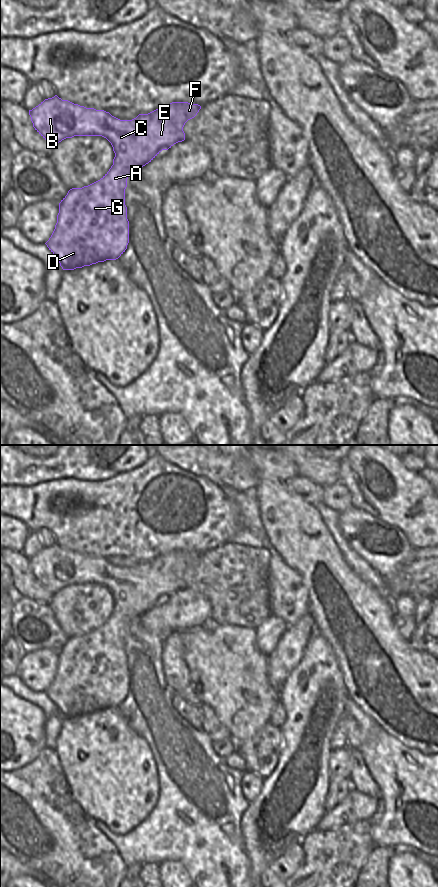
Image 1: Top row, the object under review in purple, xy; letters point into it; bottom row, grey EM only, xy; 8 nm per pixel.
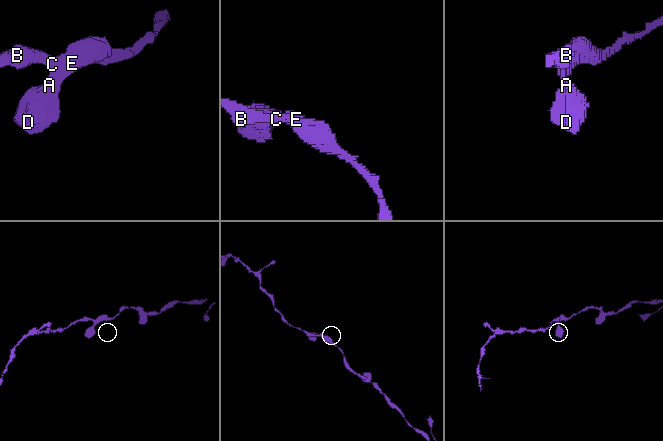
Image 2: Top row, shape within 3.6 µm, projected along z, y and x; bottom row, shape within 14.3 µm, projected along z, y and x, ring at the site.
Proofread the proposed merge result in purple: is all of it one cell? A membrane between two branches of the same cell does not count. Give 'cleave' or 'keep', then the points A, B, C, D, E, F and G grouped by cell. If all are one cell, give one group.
keep | A B C D E F G

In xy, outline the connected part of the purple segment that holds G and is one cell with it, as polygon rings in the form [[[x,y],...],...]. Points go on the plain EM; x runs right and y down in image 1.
[[[55,543],[29,558],[33,575],[52,594],[74,584],[102,584],[111,591],[115,601],[113,613],[100,628],[82,636],[70,637],[59,651],[55,677],[45,692],[55,703],[63,718],[74,718],[106,708],[116,708],[125,700],[129,691],[129,669],[125,653],[125,637],[129,623],[151,610],[162,598],[168,598],[174,592],[184,589],[183,575],[188,568],[197,563],[200,557],[201,554],[198,552],[172,550],[148,562],[139,562],[132,568],[120,568],[104,558],[86,556]]]

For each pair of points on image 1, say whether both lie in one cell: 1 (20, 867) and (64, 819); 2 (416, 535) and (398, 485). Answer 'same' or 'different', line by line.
1: different
2: same

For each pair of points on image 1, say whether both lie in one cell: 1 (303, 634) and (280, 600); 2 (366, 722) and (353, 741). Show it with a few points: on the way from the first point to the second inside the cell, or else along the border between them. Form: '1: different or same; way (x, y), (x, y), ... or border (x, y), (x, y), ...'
1: different; border (308, 611), (293, 625), (289, 626)
2: same; way (362, 727), (356, 733), (356, 736)

